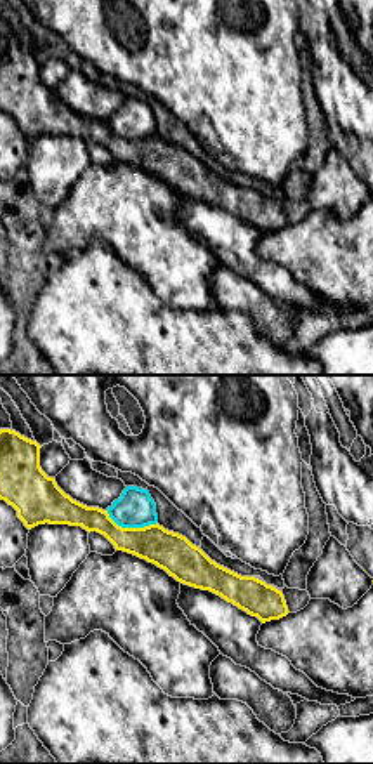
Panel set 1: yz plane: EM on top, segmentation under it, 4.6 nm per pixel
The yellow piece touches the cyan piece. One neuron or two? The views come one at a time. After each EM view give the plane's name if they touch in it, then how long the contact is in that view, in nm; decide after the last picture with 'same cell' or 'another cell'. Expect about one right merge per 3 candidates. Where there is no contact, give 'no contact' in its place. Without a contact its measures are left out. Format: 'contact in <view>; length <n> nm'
contact in yz; length 240 nm

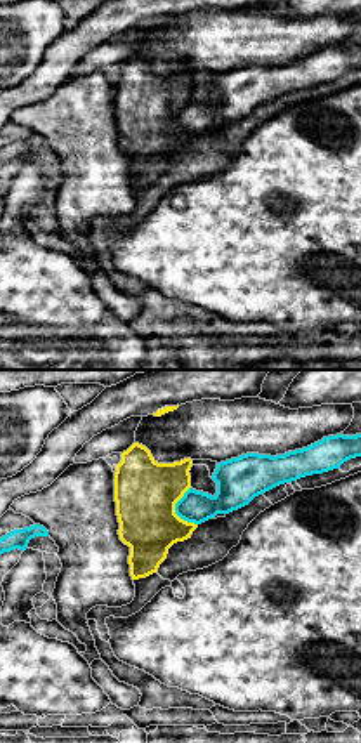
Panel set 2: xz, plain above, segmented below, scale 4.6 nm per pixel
contact in xz; length 190 nm

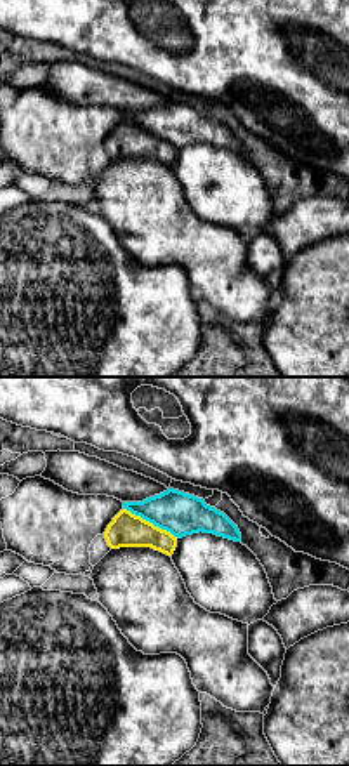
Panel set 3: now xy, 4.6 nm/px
contact in xy; length 300 nm

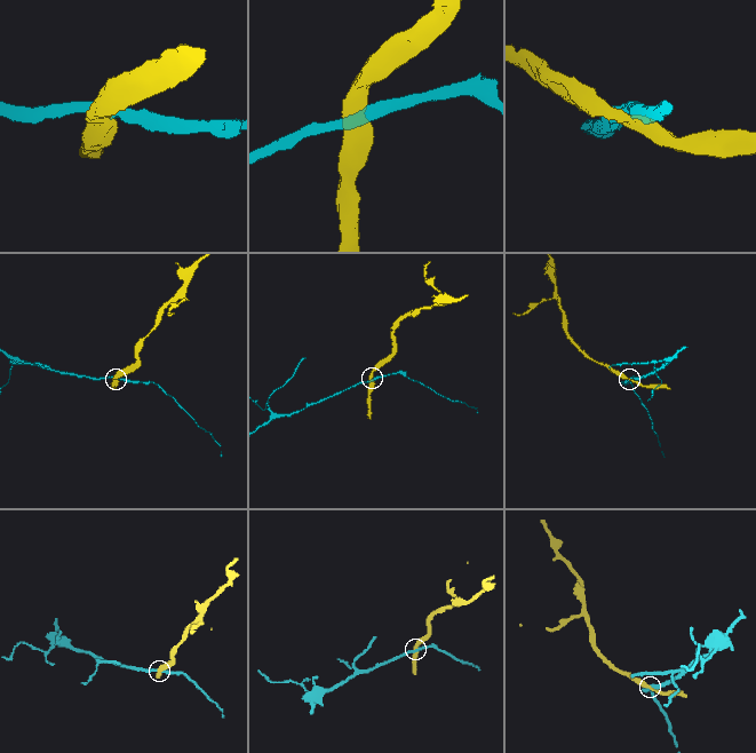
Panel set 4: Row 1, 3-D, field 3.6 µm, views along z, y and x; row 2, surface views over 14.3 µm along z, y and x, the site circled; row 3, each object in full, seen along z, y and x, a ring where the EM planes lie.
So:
another cell

